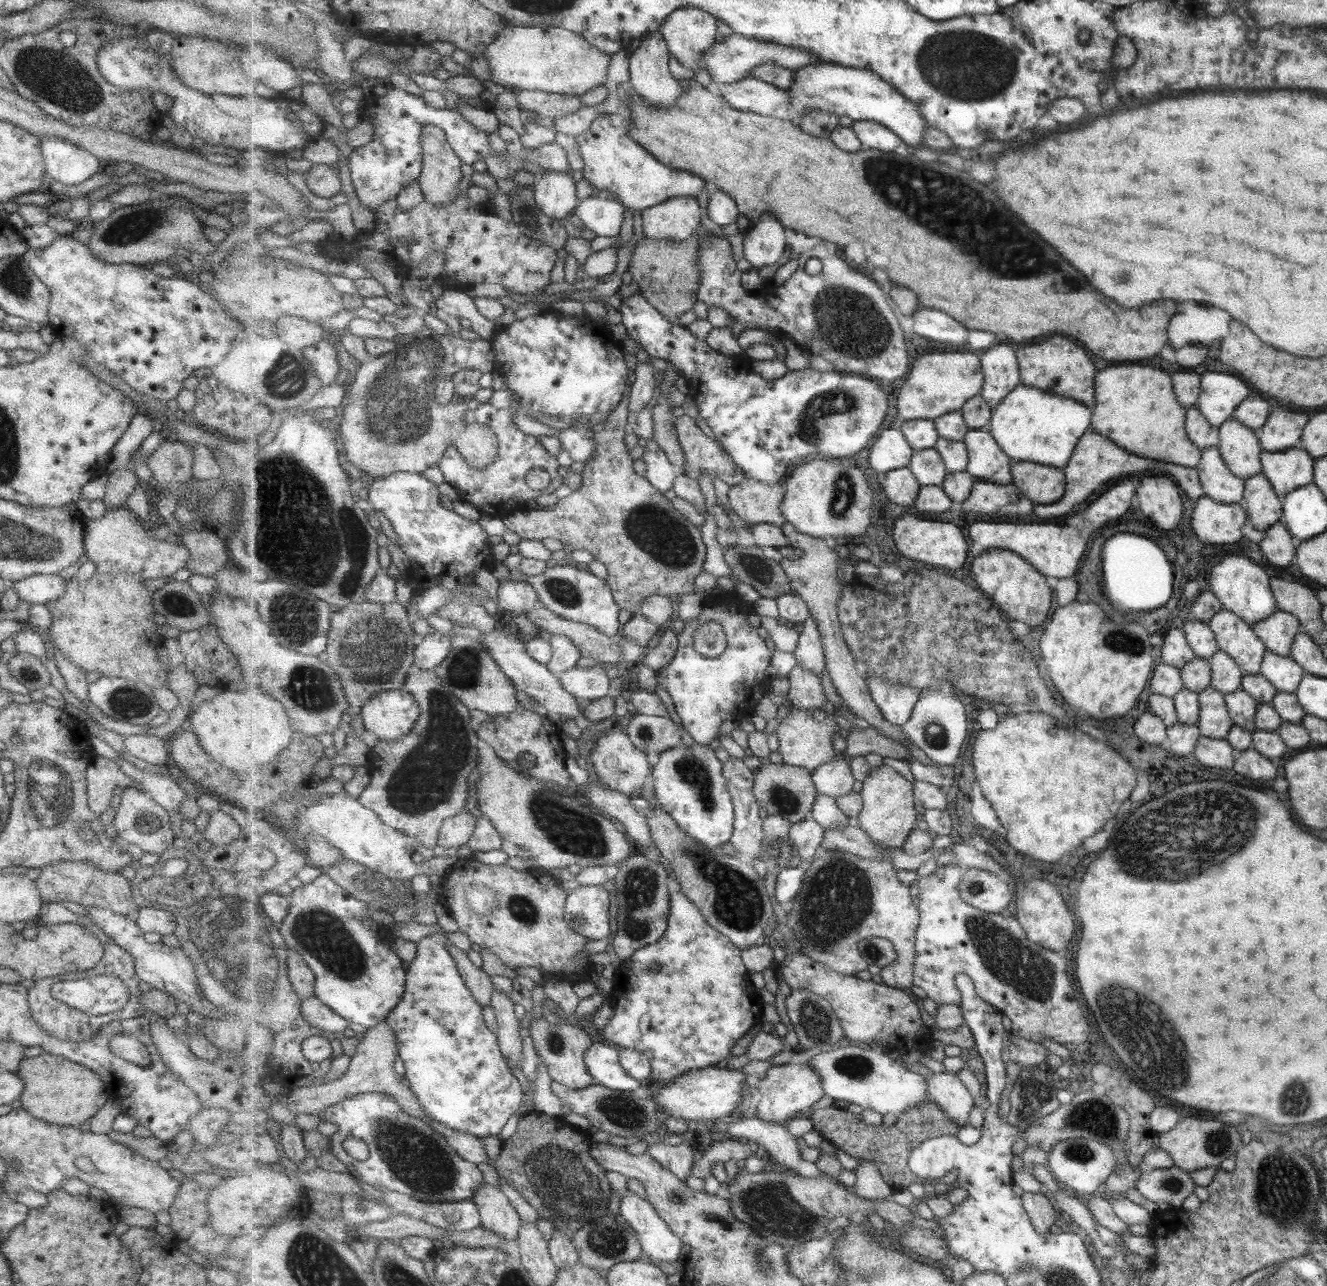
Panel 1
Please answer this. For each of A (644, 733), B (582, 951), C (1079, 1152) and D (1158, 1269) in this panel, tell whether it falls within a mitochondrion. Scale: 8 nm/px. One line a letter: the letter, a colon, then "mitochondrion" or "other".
A: mitochondrion
B: other
C: mitochondrion
D: other

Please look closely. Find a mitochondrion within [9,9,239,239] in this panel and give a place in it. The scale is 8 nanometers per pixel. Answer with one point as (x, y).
(54, 75)

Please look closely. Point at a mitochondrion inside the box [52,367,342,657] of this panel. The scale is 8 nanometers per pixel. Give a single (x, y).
(294, 615)

